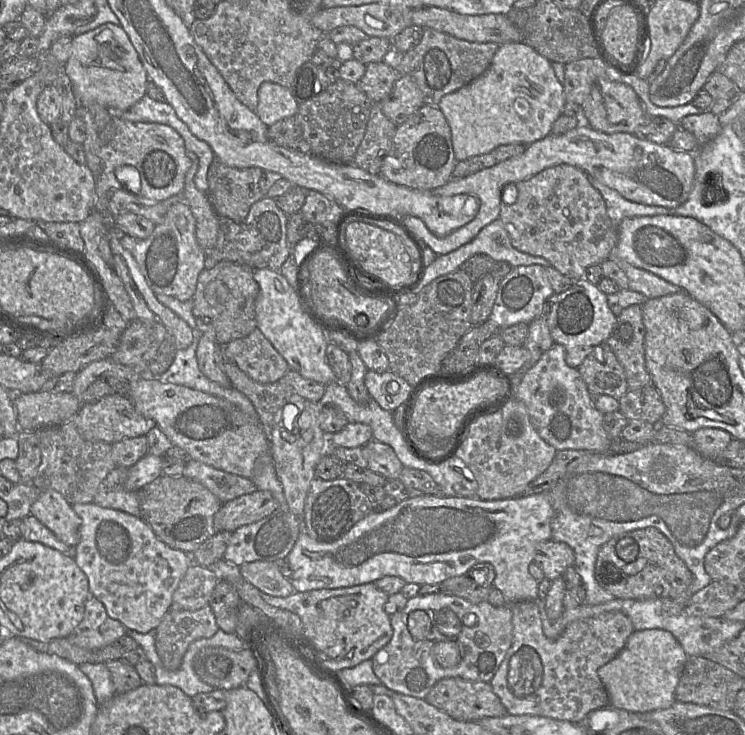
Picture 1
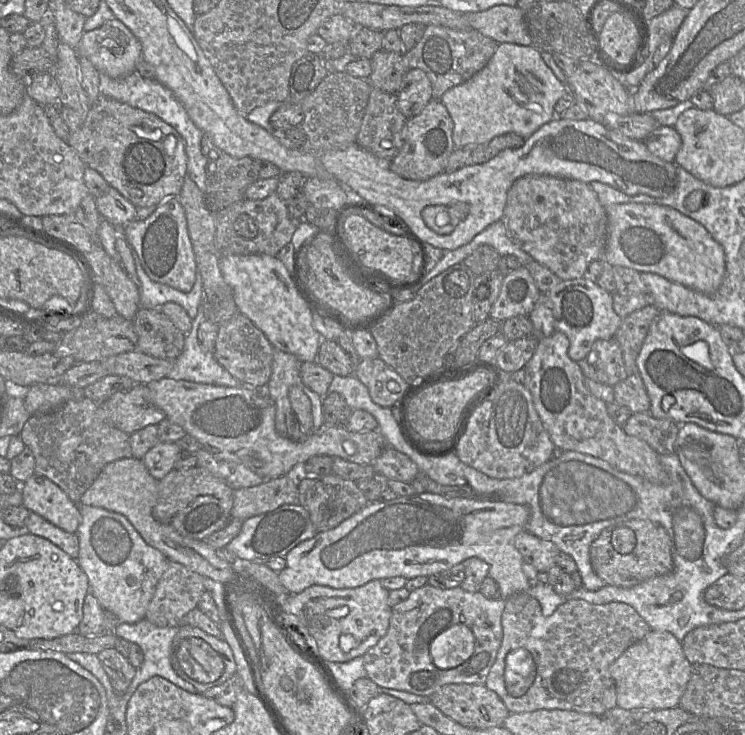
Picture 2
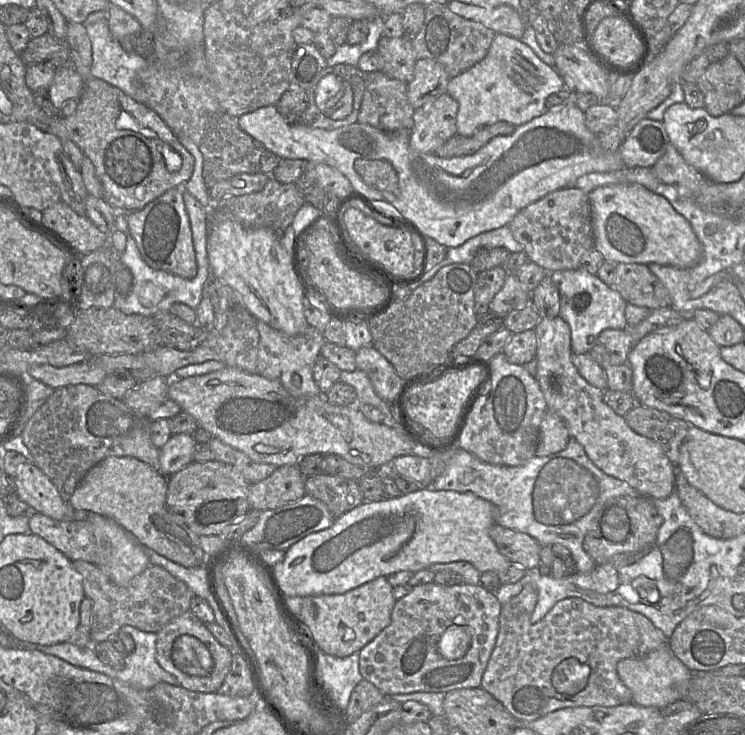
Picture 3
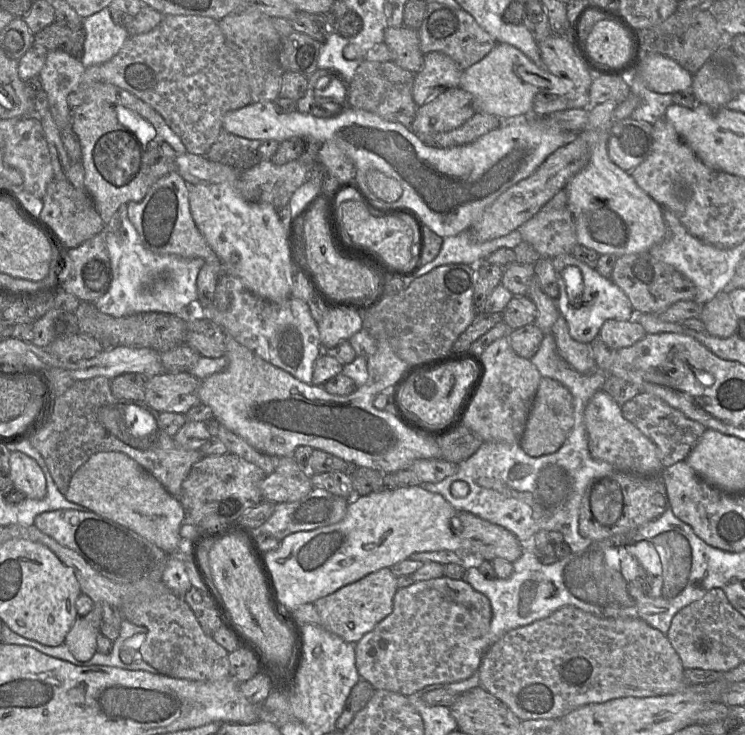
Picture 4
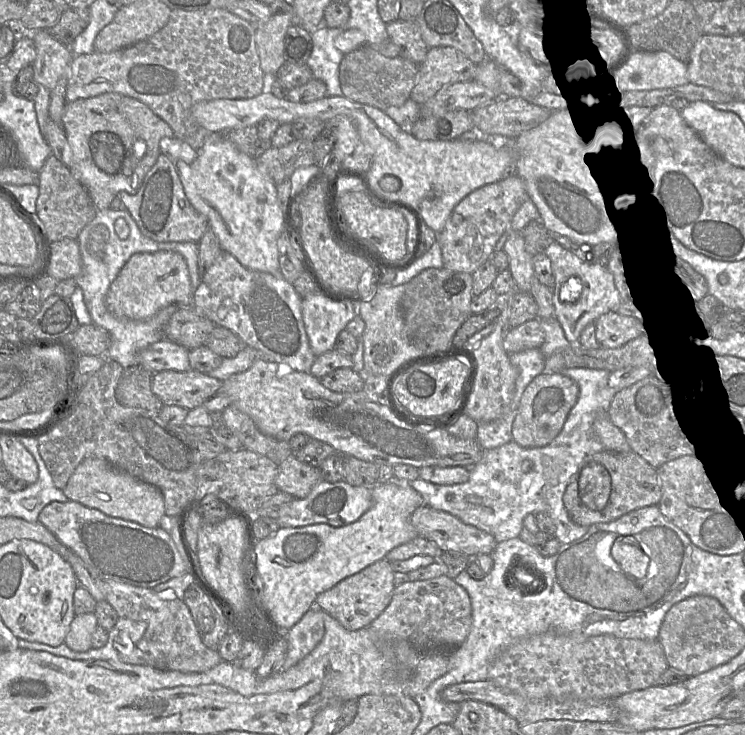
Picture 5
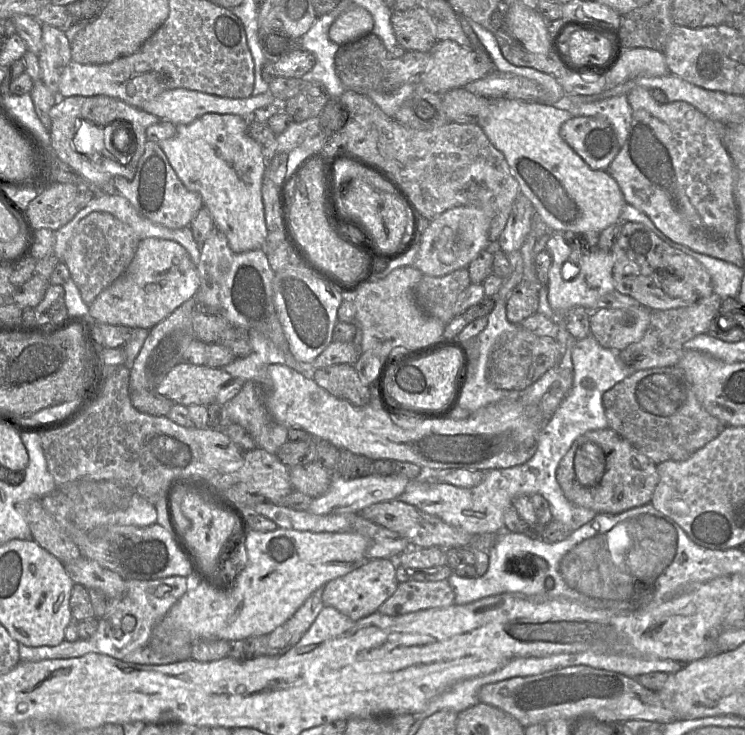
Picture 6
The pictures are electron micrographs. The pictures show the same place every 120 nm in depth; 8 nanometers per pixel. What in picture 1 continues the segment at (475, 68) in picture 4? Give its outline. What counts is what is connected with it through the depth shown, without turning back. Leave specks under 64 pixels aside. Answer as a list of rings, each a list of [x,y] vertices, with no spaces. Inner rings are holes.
[[[524,42],[500,44],[489,67],[476,79],[444,95],[438,107],[451,130],[457,161],[487,154],[500,145],[531,144],[551,134],[565,96],[551,62]]]

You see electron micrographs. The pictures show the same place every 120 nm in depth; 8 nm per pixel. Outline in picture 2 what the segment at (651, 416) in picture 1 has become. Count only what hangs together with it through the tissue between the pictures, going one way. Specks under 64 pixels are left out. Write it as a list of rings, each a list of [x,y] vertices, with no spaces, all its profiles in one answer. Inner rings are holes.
[[[629,374],[613,386],[615,401],[631,413],[650,412],[650,399],[639,374]]]

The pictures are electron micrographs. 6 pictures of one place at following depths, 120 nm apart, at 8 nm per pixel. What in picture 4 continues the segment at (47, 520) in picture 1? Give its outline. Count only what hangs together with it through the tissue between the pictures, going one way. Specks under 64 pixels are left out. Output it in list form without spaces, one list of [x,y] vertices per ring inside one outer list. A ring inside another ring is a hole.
[[[12,451],[9,475],[15,489],[24,493],[27,498],[43,499],[45,497],[46,479],[33,458],[20,451]]]

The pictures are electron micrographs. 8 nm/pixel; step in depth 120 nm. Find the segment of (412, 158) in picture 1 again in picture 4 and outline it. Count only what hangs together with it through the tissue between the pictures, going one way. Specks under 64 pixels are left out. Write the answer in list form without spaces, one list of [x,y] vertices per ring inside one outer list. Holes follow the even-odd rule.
[[[455,87],[418,107],[411,130],[422,139],[432,133],[454,130],[474,114],[473,96]]]

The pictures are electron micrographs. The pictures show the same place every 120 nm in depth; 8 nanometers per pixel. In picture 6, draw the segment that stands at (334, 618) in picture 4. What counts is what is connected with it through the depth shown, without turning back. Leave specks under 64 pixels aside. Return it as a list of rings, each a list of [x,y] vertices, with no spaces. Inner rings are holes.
[[[375,558],[367,560],[350,573],[333,579],[322,587],[322,602],[357,621],[377,611],[396,590],[399,582],[395,576],[395,559]]]

